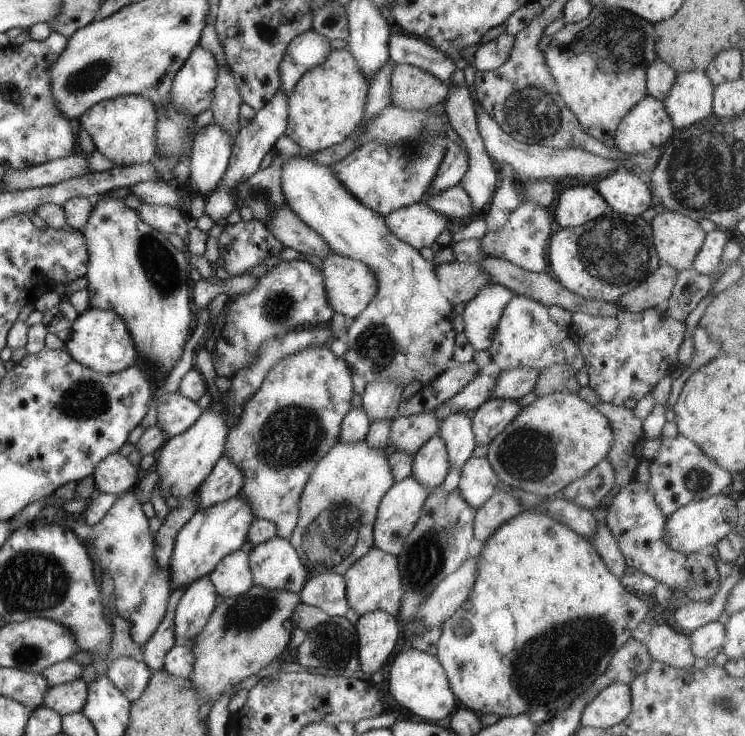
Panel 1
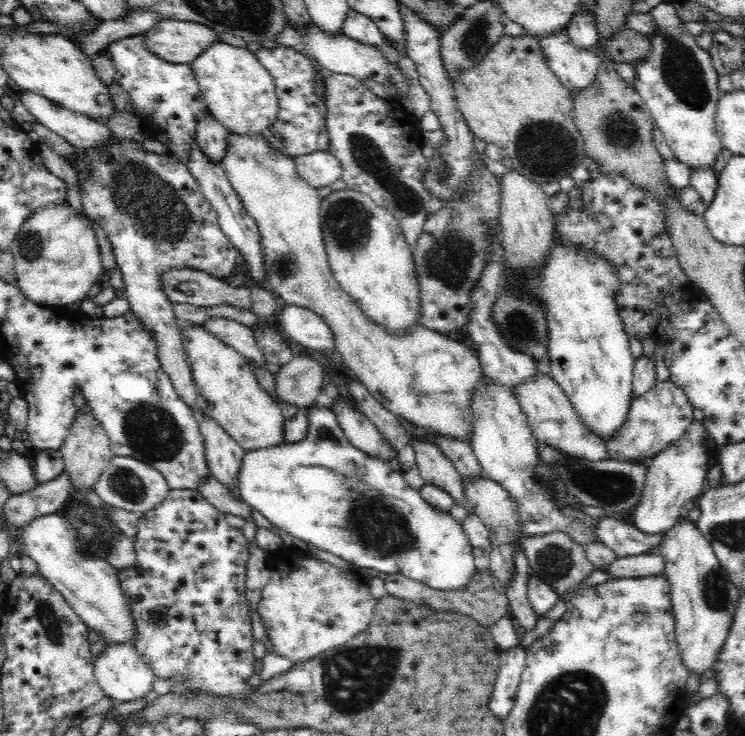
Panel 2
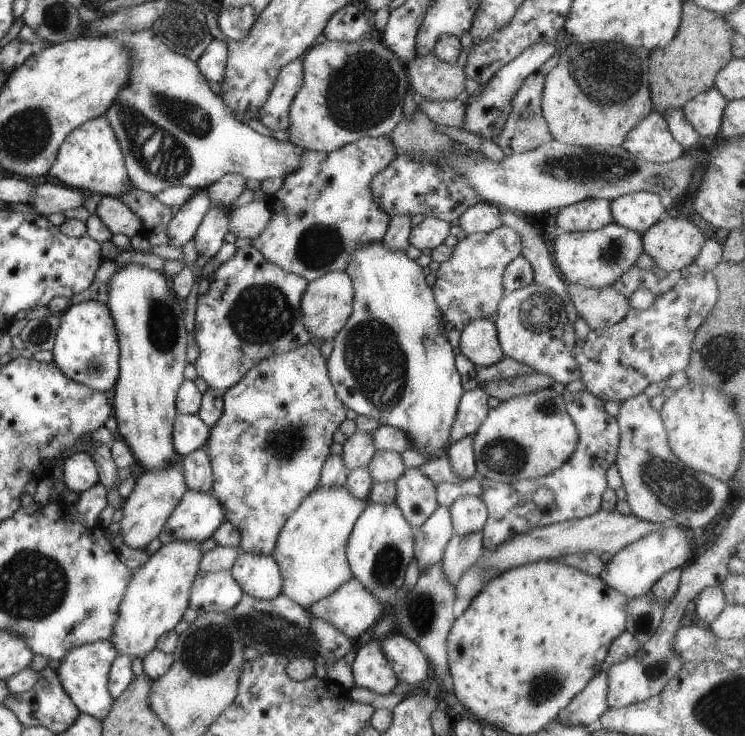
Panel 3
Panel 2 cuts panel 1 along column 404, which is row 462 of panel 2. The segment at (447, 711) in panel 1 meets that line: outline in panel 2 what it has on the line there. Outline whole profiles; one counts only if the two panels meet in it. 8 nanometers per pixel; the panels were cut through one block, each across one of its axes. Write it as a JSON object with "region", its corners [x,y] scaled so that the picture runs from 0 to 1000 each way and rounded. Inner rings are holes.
{"region":[[[929,572],[918,592],[872,622],[866,647],[866,660],[864,666],[862,666],[862,677],[859,677],[856,688],[850,693],[850,715],[859,720],[859,723],[886,726],[887,723],[903,720],[907,709],[910,709],[913,701],[917,698],[914,696],[915,688],[928,679],[934,681],[944,671],[942,660],[945,660],[948,641],[950,641],[950,606],[953,606],[953,598],[949,594],[950,590],[950,583],[948,583],[942,573]]]}

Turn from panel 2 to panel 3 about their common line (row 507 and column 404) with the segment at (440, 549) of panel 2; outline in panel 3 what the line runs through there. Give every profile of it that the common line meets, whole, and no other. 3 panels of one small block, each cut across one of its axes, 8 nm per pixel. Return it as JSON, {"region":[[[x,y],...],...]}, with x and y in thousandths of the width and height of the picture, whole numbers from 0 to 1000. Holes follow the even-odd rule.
{"region":[[[510,327],[475,340],[463,368],[475,387],[474,423],[462,446],[447,459],[447,476],[439,489],[443,516],[454,541],[479,563],[548,590],[553,611],[574,618],[577,624],[599,620],[604,609],[601,595],[623,527],[609,495],[609,471],[596,454],[600,438],[585,413],[583,394],[572,386],[566,363],[558,352],[548,351],[545,341],[523,340]]]}

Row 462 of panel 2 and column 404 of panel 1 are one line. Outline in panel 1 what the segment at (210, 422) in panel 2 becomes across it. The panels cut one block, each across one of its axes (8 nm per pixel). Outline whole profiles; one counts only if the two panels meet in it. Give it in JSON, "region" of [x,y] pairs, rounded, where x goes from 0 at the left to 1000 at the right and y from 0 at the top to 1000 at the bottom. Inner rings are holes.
{"region":[[[568,273],[536,283],[515,296],[521,310],[537,326],[561,340],[580,334],[605,303]]]}

